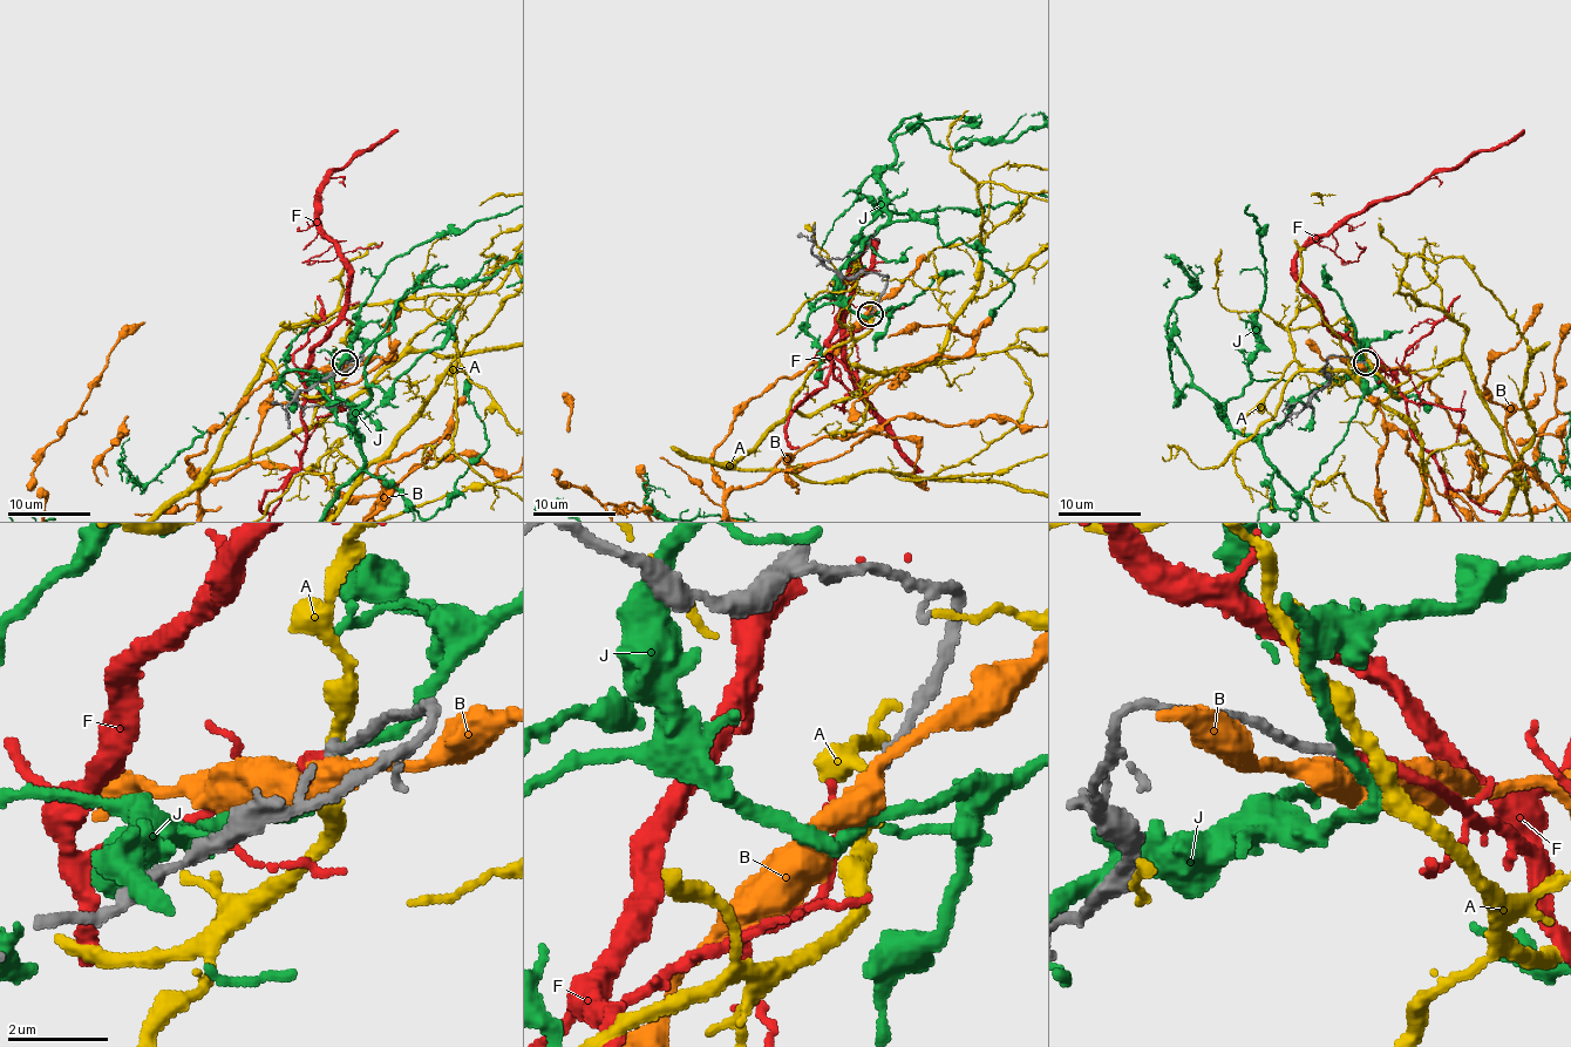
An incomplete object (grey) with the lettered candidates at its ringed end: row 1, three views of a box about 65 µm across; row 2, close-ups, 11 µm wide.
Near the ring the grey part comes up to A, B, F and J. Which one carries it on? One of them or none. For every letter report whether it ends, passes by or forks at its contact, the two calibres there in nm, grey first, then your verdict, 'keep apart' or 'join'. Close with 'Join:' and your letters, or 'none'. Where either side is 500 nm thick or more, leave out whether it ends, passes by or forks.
A: it passes by; 200 nm thick on the grey side, 320 nm on the other; keep apart
B: it passes by; 240 nm thick on the grey side, 480 nm on the other; keep apart
F: it ends there; 200 nm thick on the grey side, 220 nm on the other; join
J: it passes by; 220 nm thick on the grey side, 240 nm on the other; keep apart
Join: F

